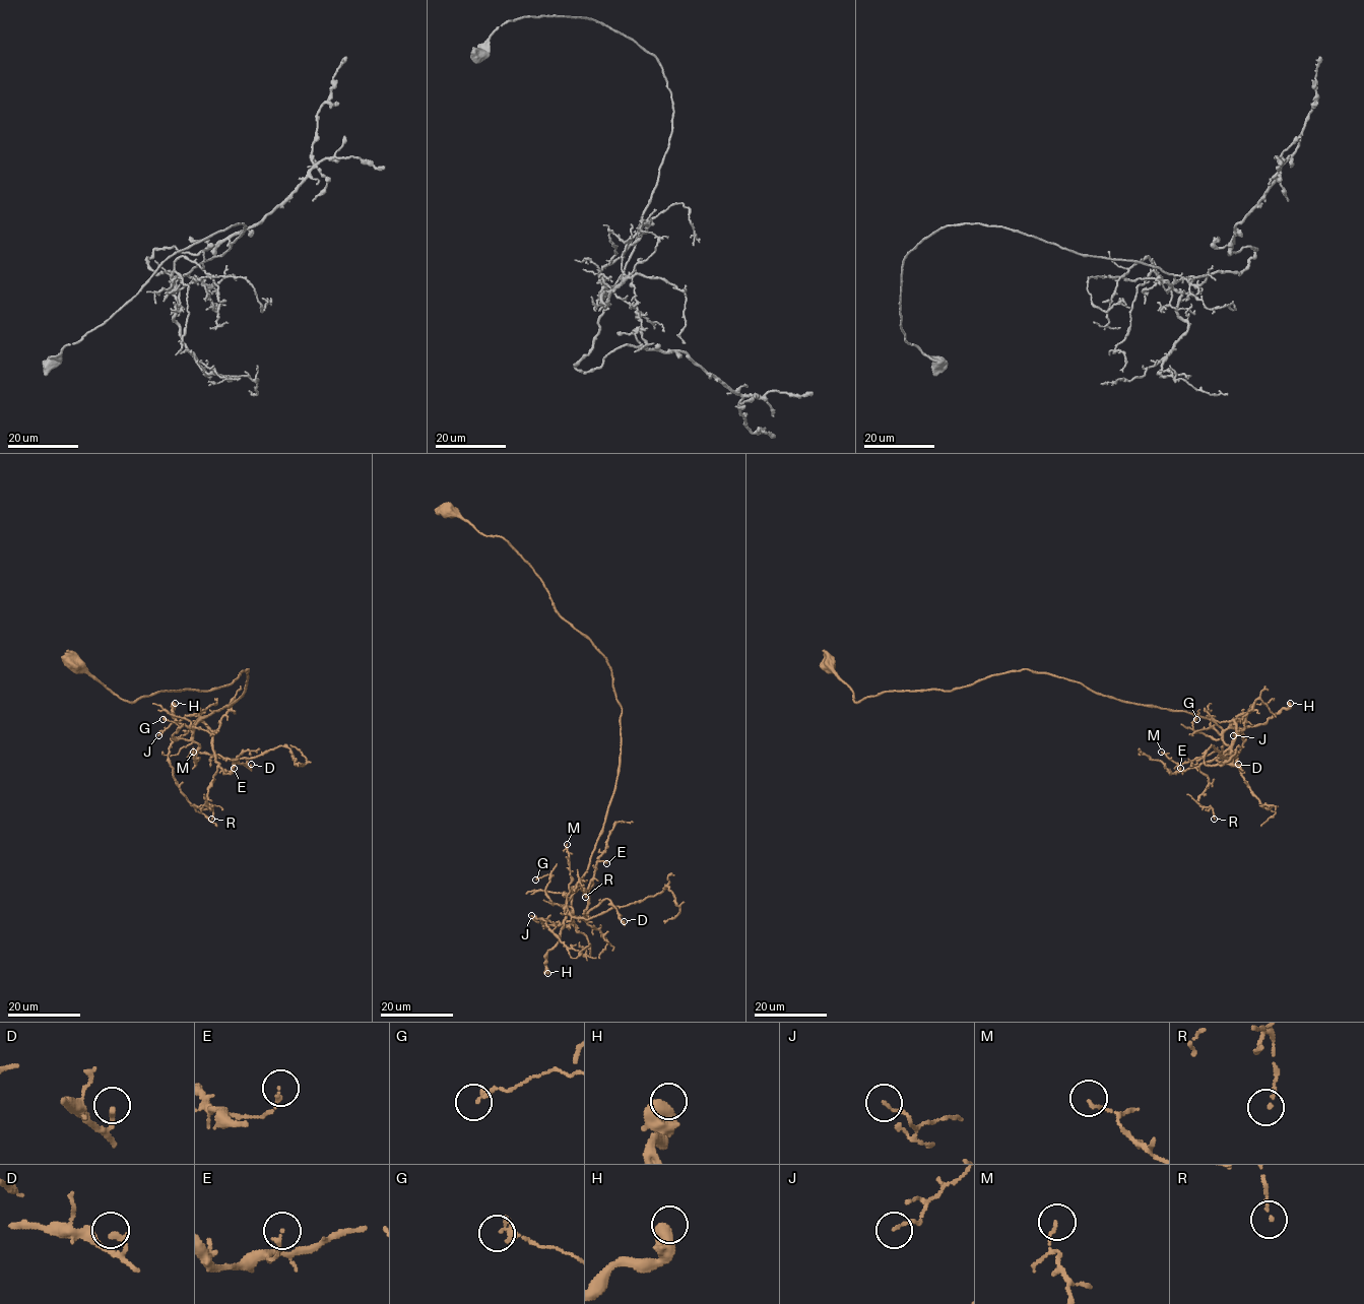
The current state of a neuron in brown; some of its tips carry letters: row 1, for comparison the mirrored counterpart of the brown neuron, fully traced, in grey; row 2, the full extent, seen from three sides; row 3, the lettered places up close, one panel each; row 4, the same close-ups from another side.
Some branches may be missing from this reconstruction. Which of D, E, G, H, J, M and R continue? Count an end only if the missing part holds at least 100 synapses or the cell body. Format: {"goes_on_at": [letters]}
{"goes_on_at": ["H"]}

